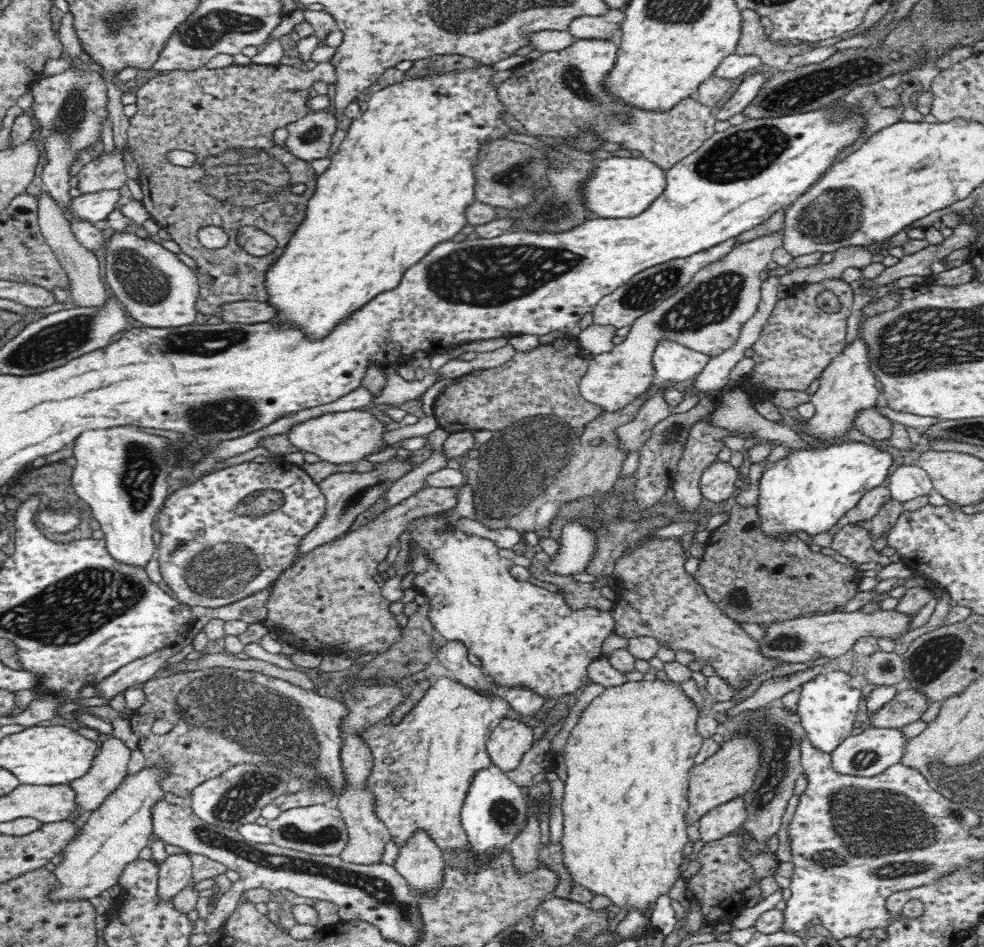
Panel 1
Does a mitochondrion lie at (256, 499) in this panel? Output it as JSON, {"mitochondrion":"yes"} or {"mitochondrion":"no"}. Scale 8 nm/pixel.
{"mitochondrion":"yes"}

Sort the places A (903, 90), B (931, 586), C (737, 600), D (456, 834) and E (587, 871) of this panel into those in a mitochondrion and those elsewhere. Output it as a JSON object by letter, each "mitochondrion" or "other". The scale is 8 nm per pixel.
{"A":"other","B":"other","C":"mitochondrion","D":"other","E":"other"}

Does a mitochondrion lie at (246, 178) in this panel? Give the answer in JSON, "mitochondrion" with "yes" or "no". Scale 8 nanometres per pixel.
{"mitochondrion":"yes"}

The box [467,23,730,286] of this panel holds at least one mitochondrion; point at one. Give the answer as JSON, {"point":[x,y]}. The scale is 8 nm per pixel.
{"point":[572,79]}

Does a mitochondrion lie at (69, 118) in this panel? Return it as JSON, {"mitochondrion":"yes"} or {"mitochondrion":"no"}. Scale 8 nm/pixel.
{"mitochondrion":"yes"}

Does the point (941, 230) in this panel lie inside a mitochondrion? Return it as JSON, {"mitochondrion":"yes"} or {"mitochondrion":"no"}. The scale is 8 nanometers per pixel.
{"mitochondrion":"no"}

